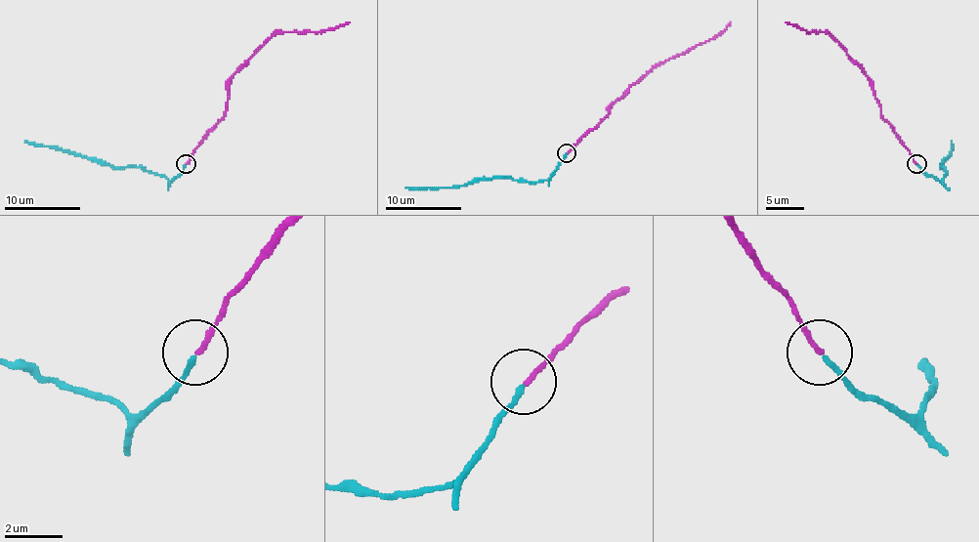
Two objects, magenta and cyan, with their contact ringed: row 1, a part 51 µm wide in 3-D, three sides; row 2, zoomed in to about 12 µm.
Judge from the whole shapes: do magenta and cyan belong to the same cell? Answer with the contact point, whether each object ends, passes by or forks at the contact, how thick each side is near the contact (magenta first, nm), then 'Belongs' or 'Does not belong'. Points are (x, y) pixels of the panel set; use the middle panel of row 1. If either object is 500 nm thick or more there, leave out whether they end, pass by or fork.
Place: (567, 152). At the ring magenta ends. At the ring cyan ends. Thickness 170 nm (magenta) against 160 nm. Belongs

